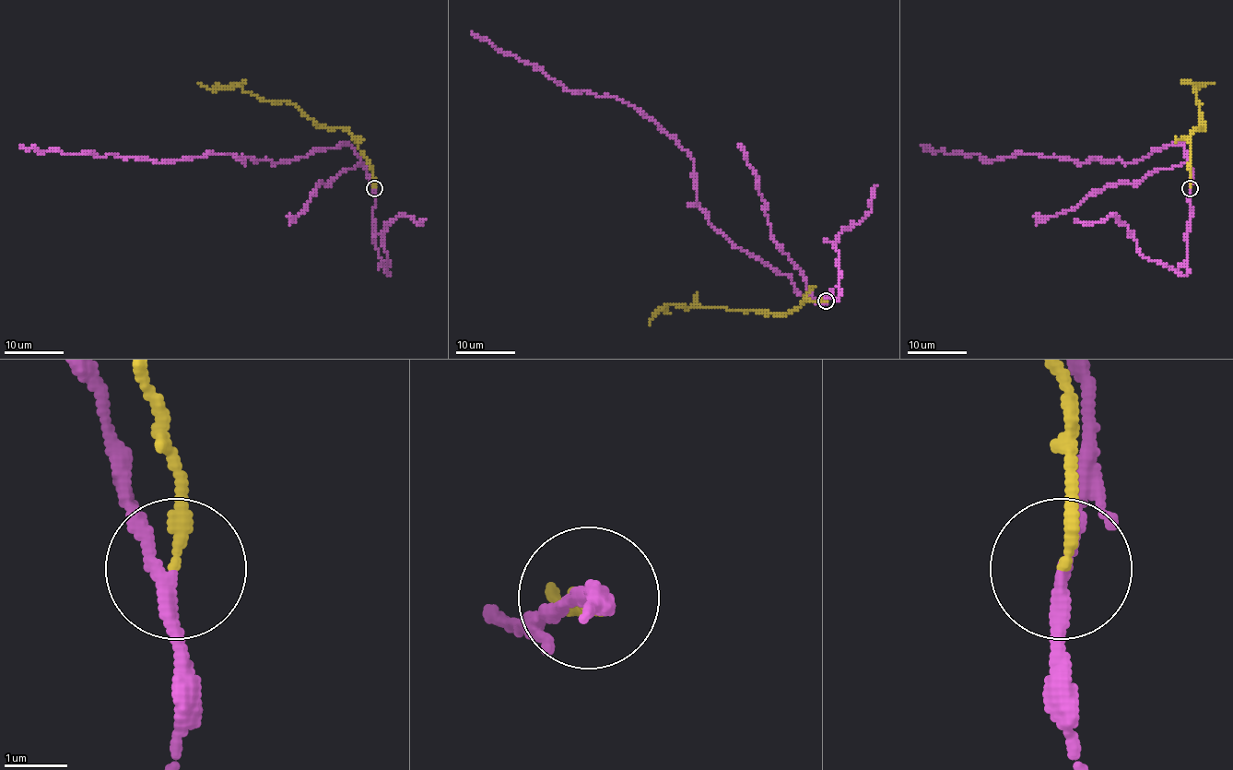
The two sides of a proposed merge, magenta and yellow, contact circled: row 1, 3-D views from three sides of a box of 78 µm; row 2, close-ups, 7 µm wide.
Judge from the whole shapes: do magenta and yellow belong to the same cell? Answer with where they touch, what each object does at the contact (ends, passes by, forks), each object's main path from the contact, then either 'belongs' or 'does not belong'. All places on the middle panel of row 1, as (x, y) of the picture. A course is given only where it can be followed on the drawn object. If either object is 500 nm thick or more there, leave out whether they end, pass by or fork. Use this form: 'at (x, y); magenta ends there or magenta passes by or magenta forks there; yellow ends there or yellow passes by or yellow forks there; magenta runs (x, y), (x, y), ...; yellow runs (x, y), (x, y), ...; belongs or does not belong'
at (826, 301); magenta passes by; yellow ends there; magenta runs (827, 301), (798, 291), (712, 226), (698, 207), (693, 158), (653, 121), (615, 98), (571, 93), (471, 32); yellow runs (827, 301), (804, 301), (786, 313), (774, 315), (751, 309), (663, 306), (649, 324); does not belong

